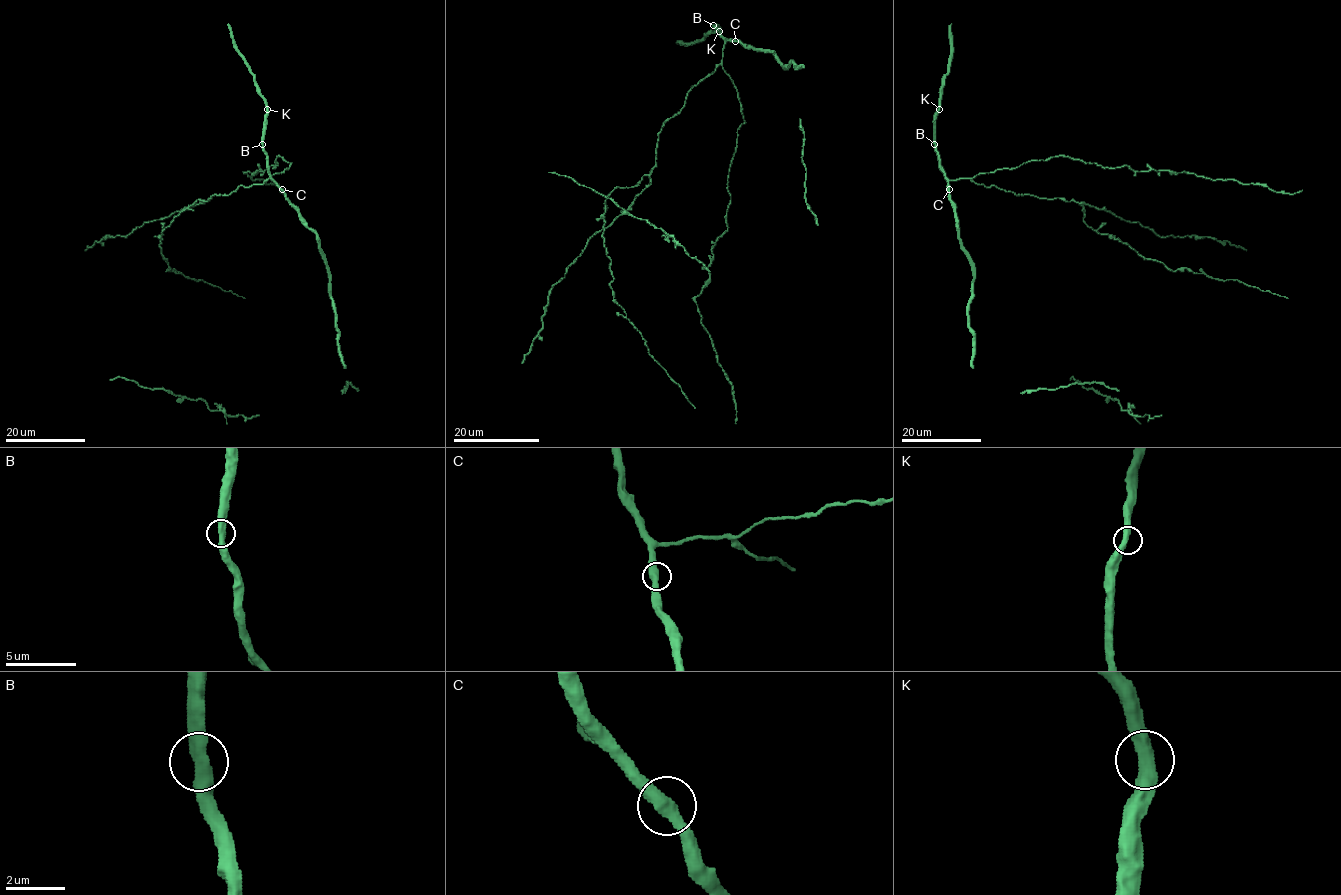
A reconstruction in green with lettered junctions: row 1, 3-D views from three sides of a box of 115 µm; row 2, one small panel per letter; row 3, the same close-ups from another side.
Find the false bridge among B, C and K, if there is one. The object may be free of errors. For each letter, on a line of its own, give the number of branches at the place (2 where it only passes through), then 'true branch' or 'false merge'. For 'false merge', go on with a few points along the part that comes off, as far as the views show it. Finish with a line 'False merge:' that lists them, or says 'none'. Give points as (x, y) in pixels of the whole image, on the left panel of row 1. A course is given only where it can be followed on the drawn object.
B: branches 2; true branch
C: branches 2; true branch
K: branches 2; true branch
False merge: none

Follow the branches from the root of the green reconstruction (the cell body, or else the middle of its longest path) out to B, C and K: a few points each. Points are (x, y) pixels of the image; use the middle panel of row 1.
B: (784, 65), (773, 52), (727, 40), (713, 25)
C: (784, 65), (773, 52), (747, 48), (735, 42)
K: (784, 65), (773, 52), (727, 40), (719, 31)

